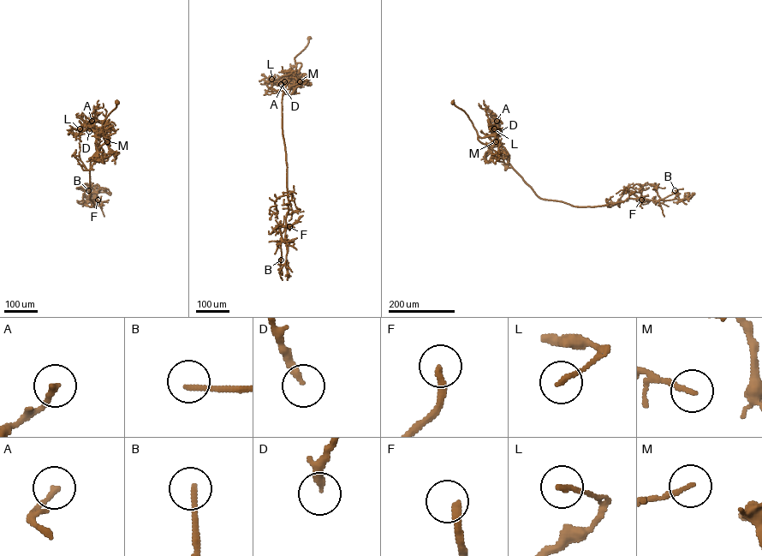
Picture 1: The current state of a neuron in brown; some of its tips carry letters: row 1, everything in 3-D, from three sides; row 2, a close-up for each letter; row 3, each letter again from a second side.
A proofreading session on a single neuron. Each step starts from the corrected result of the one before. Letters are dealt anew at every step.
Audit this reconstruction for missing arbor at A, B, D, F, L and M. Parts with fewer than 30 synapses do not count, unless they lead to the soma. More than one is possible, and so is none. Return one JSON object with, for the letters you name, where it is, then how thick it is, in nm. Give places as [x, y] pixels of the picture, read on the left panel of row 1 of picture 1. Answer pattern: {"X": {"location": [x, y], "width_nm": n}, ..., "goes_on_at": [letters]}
{"F": {"location": [98, 200], "width_nm": 280}, "goes_on_at": ["F"]}

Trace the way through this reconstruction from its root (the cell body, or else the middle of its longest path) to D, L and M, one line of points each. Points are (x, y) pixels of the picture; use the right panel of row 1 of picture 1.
D: (452, 102), (467, 114), (480, 137), (499, 131)
L: (452, 102), (467, 114), (480, 137), (493, 134), (497, 129), (494, 128)
M: (452, 102), (467, 114), (479, 135), (496, 135), (496, 141)

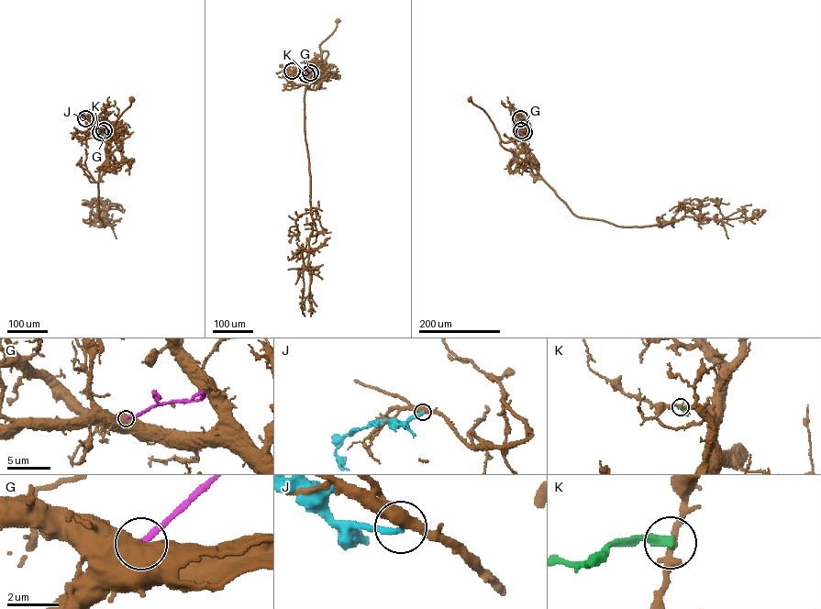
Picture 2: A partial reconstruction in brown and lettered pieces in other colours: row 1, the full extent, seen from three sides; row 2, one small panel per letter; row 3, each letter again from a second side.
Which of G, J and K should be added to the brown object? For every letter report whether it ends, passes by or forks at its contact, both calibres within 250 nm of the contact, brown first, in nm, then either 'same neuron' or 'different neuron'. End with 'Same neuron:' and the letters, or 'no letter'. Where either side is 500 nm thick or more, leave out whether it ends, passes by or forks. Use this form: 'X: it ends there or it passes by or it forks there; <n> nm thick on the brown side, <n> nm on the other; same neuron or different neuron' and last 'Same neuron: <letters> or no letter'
G: 1050 nm thick on the brown side, 240 nm on the other; different neuron
J: it ends there; 480 nm thick on the brown side, 240 nm on the other; different neuron
K: it ends there; 260 nm thick on the brown side, 320 nm on the other; different neuron
Same neuron: no letter

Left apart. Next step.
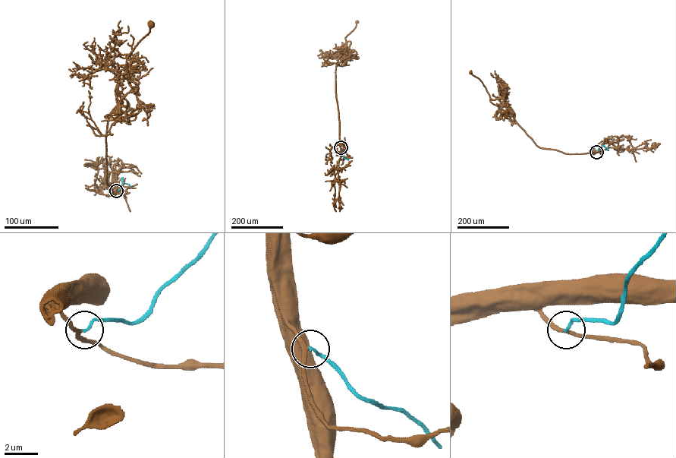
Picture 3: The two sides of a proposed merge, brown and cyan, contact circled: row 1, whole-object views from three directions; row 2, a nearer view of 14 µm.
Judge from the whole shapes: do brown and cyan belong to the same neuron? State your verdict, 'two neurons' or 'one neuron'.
one neuron

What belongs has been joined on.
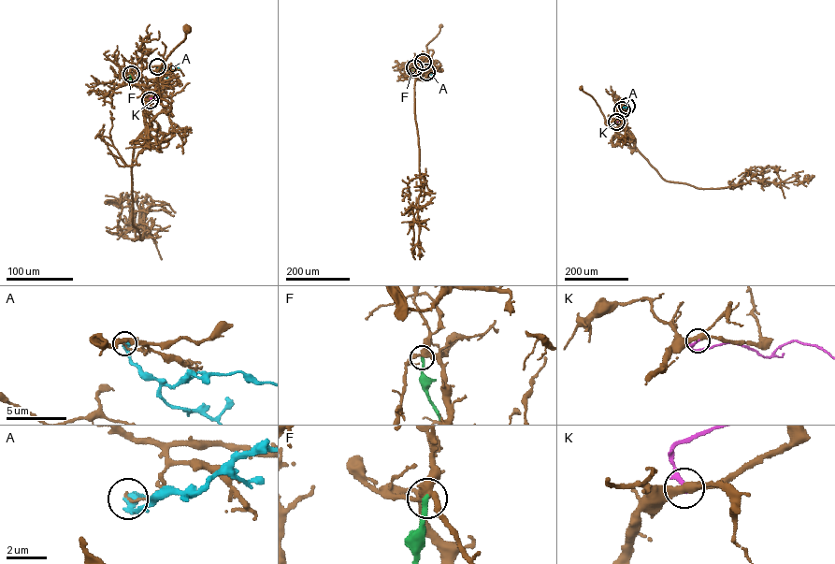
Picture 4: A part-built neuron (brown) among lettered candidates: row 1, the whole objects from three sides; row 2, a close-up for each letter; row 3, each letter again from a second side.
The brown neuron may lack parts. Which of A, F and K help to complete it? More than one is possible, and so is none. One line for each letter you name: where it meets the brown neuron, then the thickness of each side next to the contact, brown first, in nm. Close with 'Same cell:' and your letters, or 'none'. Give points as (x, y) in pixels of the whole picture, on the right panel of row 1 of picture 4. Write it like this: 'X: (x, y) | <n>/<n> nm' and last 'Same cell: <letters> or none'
Same cell: none

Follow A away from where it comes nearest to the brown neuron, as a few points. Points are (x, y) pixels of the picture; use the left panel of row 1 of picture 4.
A: (157, 66), (179, 70)

